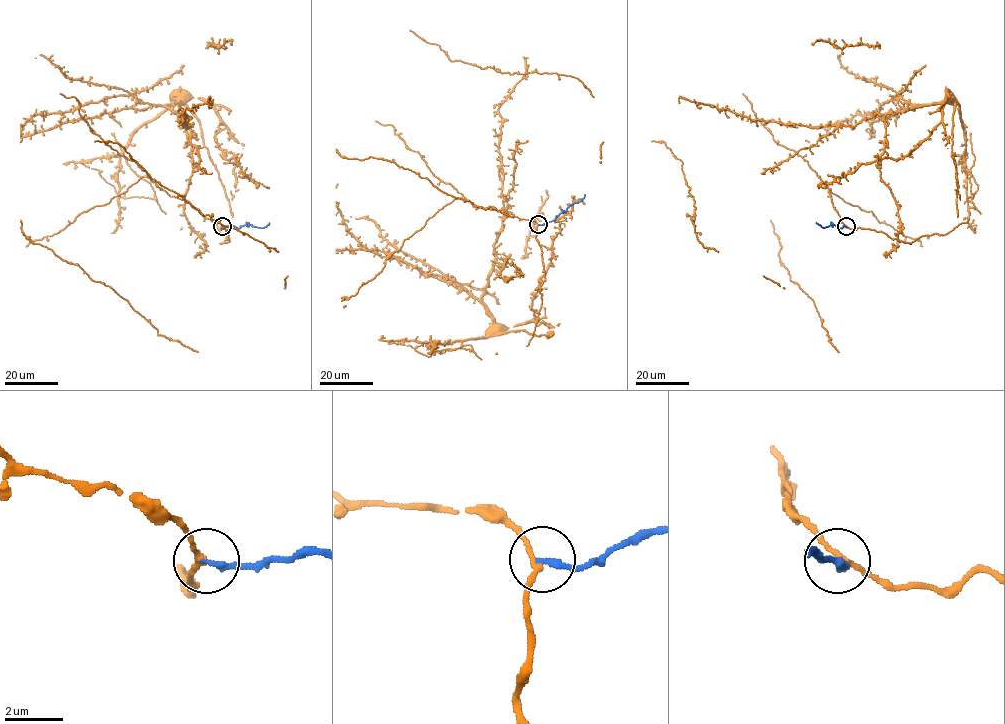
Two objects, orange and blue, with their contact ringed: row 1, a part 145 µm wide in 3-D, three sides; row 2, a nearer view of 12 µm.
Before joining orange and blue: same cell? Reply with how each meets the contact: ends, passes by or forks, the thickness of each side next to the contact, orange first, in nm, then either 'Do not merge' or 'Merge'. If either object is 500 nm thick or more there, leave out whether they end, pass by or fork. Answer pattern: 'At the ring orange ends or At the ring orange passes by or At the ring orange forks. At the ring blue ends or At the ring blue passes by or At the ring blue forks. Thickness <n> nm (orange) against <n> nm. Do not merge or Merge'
At the ring orange passes by. At the ring blue ends. Thickness 170 nm (orange) against 200 nm. Do not merge

